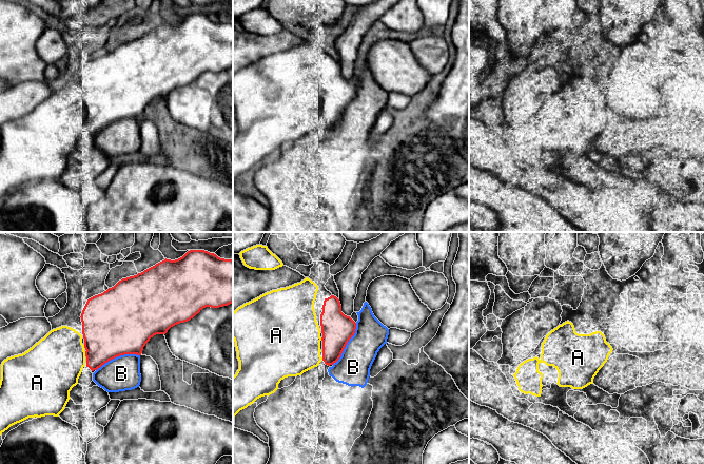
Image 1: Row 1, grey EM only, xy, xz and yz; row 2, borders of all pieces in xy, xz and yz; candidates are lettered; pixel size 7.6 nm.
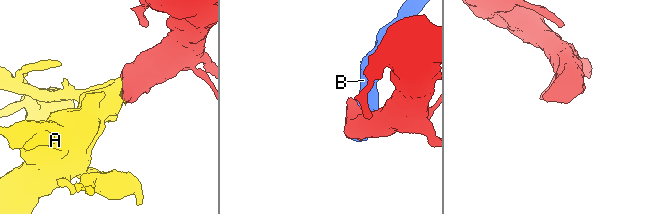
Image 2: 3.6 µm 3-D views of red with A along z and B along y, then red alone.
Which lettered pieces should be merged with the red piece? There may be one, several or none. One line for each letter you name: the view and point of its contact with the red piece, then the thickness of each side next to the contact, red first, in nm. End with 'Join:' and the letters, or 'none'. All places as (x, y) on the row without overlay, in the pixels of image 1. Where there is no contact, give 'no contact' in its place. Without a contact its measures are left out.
A: meets red in xy at (85, 117); 400 nm thick on the red side, 420 nm on the other
Join: A

